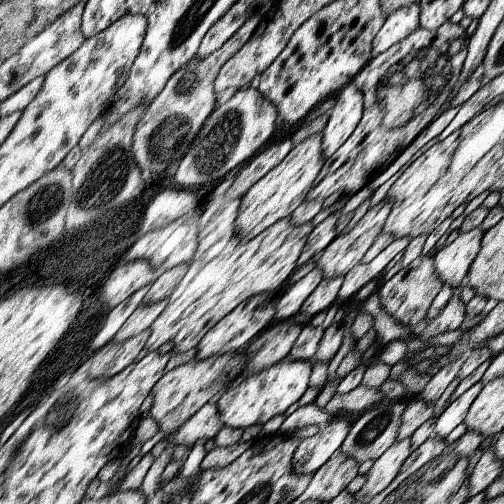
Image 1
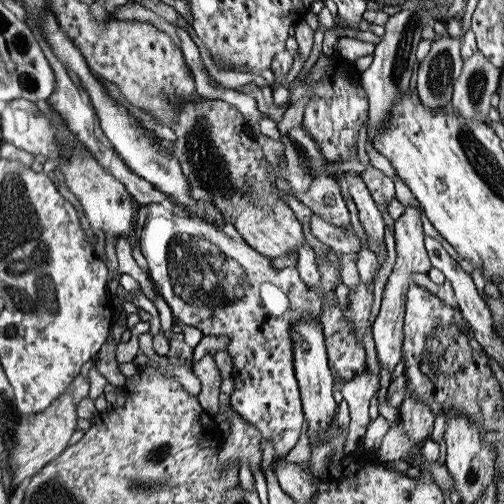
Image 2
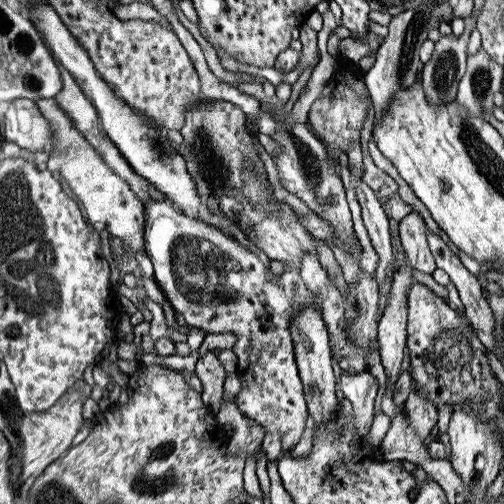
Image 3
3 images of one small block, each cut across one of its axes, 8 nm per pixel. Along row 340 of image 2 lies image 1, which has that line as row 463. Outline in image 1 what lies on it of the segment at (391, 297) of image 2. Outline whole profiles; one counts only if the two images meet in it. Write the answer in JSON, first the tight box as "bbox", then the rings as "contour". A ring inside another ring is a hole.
{"bbox":[355,440,409,500],"contour":[[[401,440],[401,442],[395,442],[389,446],[387,452],[383,452],[375,462],[373,466],[369,468],[367,472],[367,480],[363,484],[363,488],[355,494],[355,500],[357,498],[373,498],[375,494],[379,494],[393,478],[395,474],[399,472],[399,466],[403,464],[403,460],[409,458],[409,440]]]}

